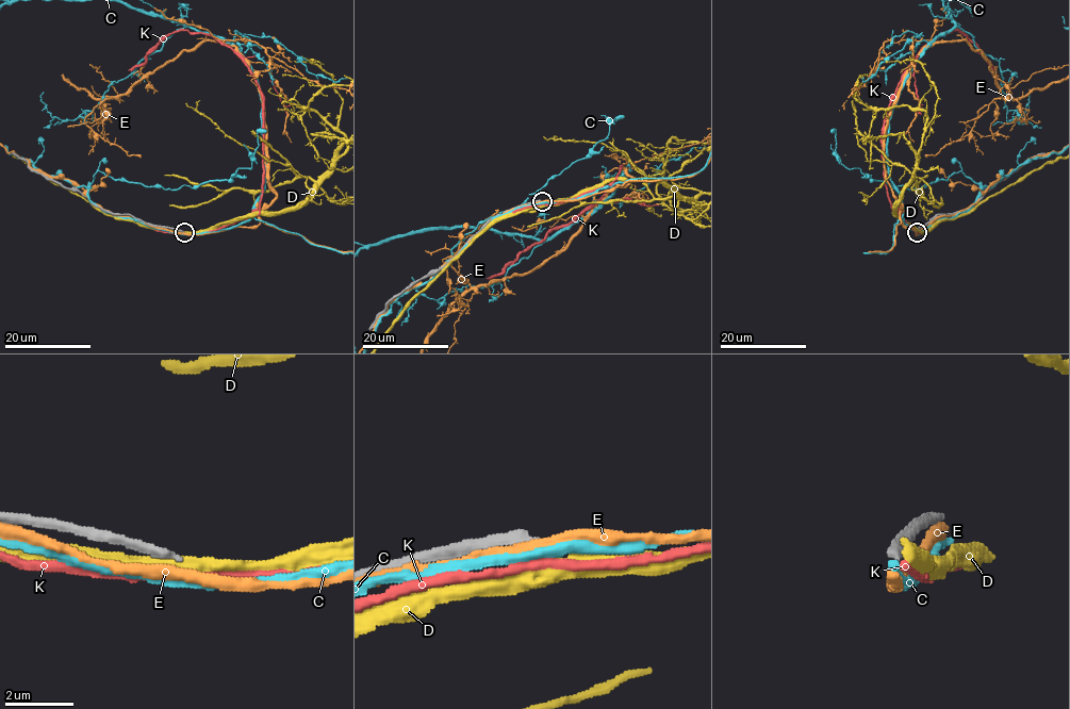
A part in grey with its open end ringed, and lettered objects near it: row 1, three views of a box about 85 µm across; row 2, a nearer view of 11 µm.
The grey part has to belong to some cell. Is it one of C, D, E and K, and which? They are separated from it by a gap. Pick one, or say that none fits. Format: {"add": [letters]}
{"add": []}

